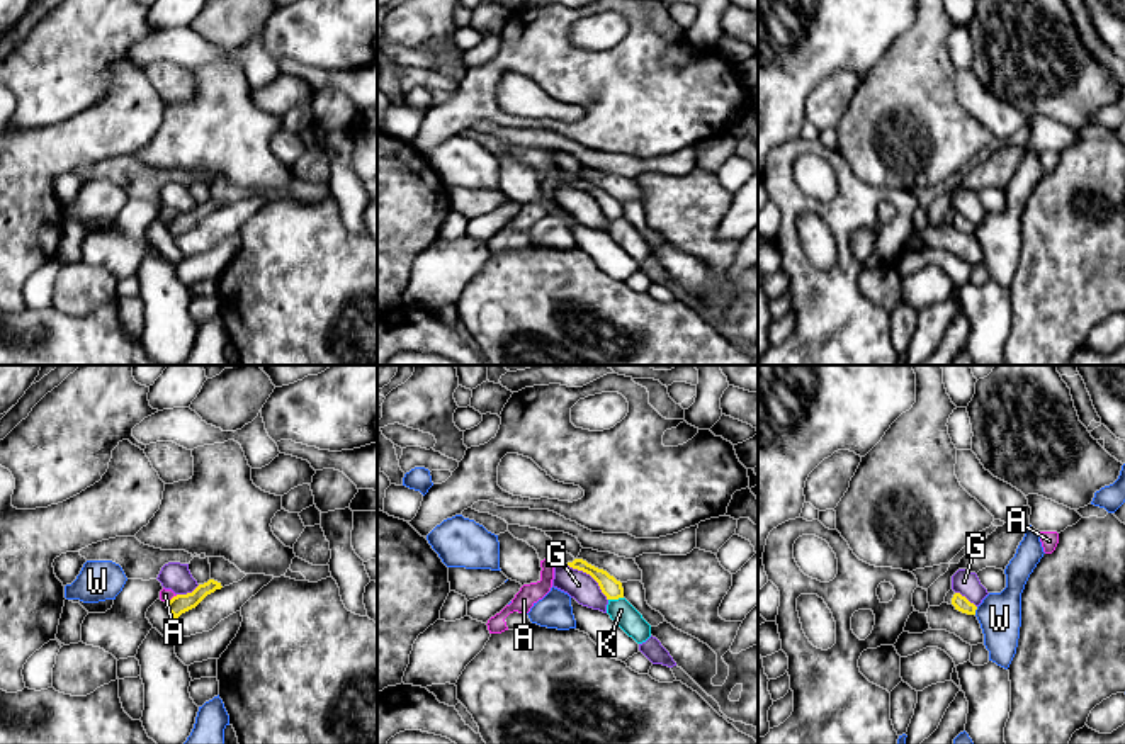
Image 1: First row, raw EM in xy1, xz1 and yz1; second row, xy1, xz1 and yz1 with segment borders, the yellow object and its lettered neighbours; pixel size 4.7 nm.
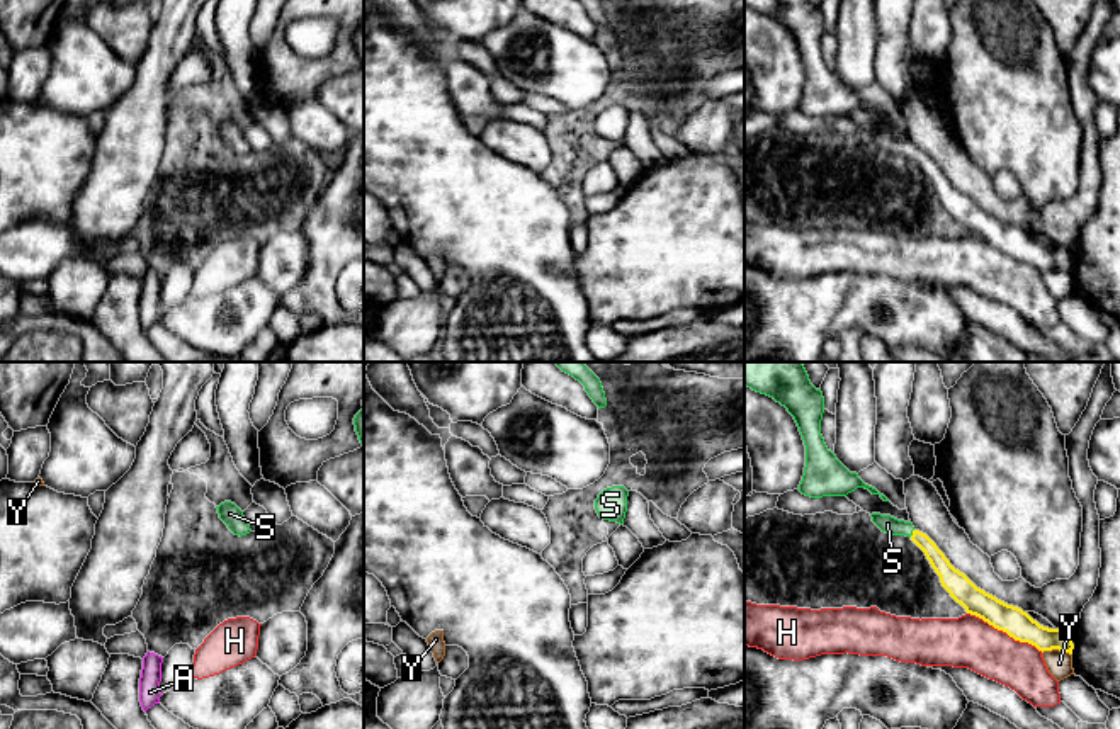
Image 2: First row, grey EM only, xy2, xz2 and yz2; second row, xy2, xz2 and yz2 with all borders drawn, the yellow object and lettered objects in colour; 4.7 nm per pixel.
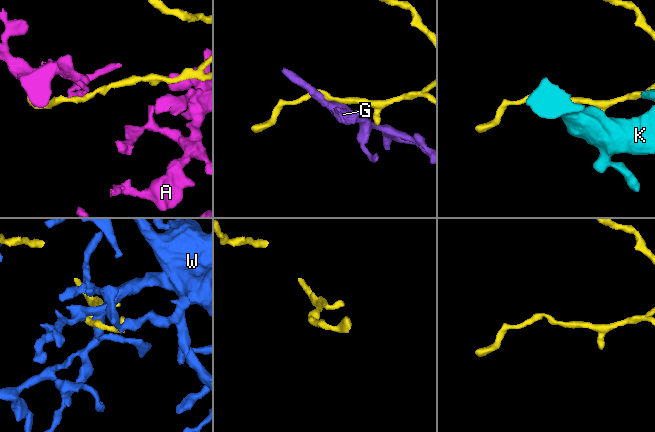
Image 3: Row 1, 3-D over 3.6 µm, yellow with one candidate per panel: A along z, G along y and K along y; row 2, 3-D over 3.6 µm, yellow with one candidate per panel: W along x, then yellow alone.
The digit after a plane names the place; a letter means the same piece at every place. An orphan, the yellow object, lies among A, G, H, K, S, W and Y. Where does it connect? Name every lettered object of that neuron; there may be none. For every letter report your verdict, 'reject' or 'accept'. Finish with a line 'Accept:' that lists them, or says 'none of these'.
A: reject
G: reject
H: reject
K: reject
S: accept
W: reject
Y: reject
Accept: S

